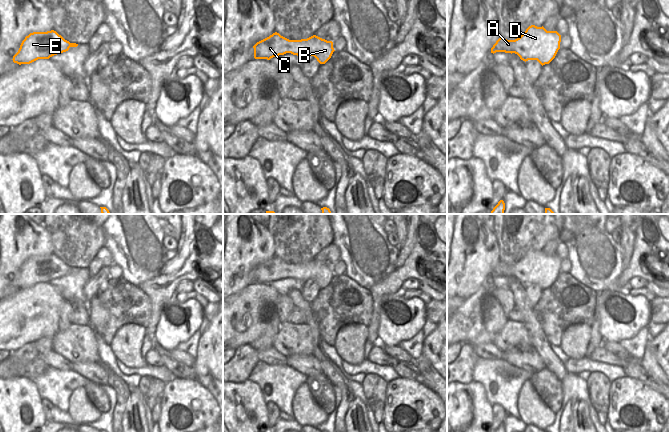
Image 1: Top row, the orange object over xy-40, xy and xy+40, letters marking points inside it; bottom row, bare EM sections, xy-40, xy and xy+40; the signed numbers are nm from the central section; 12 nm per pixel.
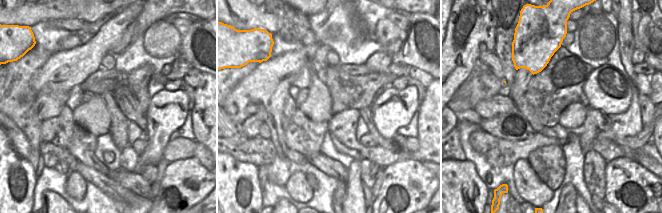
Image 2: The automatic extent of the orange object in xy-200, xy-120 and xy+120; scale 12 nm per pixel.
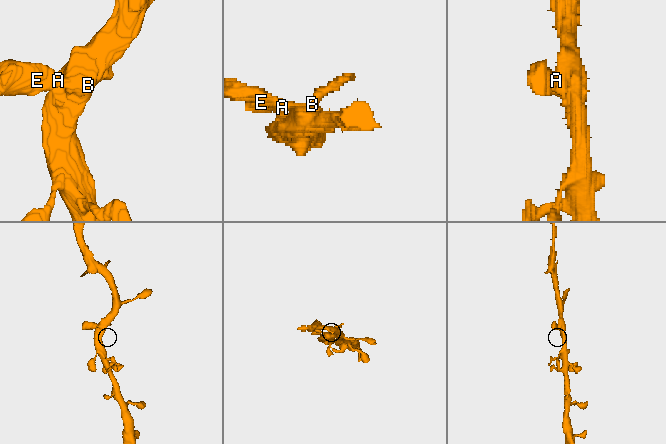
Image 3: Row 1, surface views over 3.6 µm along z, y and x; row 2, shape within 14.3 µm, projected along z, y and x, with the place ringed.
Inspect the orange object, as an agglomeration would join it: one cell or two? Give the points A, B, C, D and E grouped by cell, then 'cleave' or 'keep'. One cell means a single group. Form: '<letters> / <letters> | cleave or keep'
A B C D E | keep

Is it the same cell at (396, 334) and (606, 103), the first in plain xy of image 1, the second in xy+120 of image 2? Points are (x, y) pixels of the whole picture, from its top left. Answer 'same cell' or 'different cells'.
same cell

